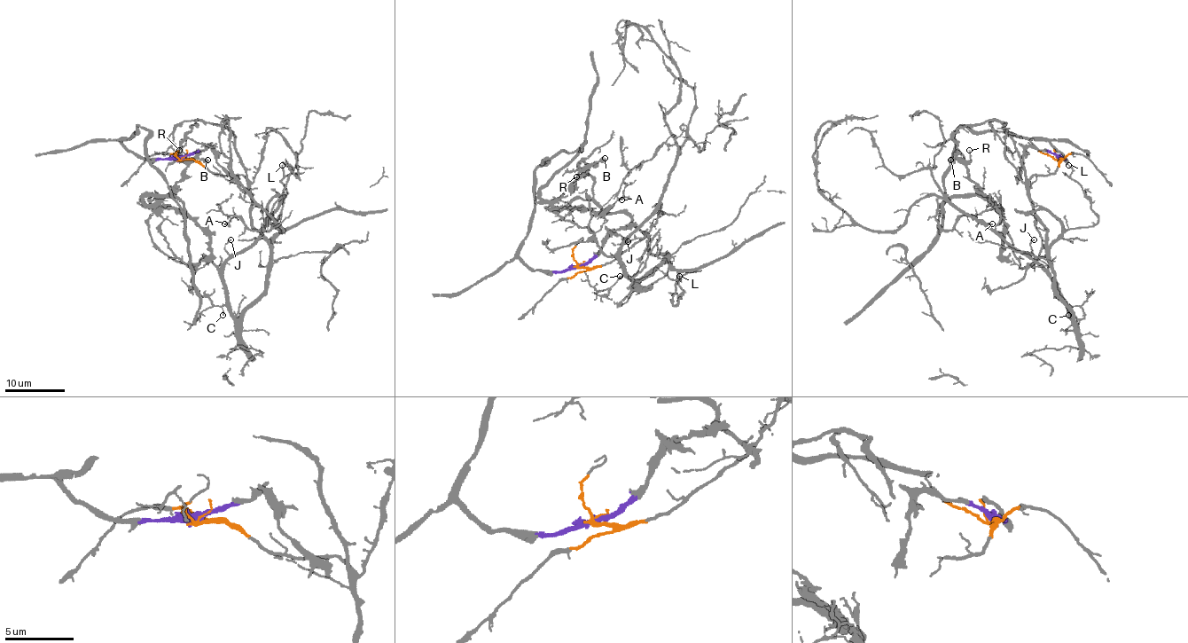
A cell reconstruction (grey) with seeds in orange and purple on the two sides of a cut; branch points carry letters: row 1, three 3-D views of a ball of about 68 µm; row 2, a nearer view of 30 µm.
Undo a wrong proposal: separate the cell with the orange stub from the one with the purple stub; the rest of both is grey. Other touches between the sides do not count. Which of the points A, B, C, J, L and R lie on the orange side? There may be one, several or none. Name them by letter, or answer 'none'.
A, C, J, L

